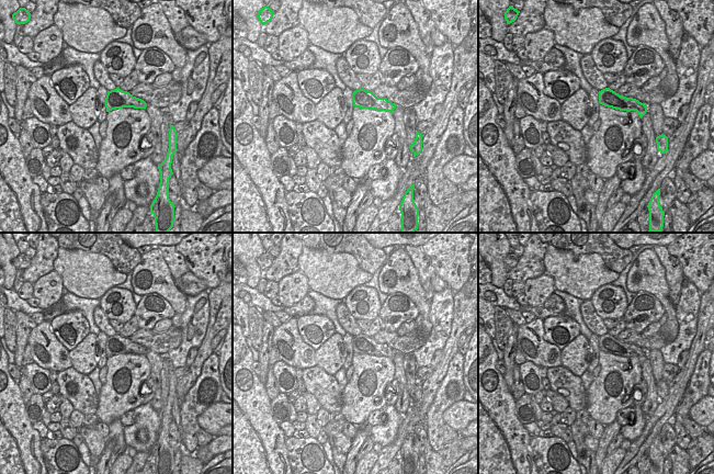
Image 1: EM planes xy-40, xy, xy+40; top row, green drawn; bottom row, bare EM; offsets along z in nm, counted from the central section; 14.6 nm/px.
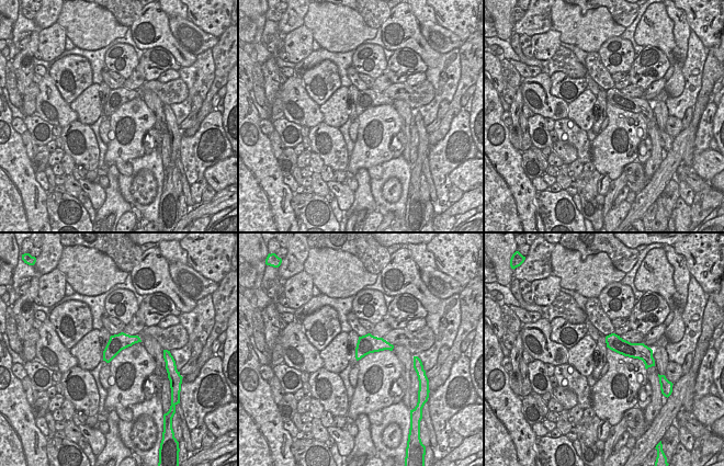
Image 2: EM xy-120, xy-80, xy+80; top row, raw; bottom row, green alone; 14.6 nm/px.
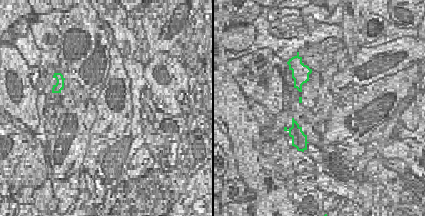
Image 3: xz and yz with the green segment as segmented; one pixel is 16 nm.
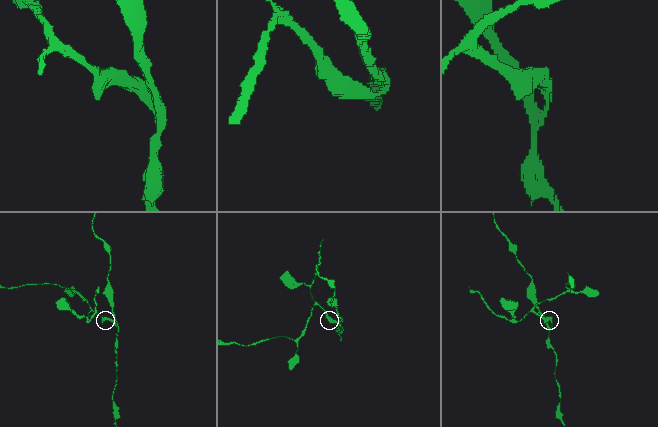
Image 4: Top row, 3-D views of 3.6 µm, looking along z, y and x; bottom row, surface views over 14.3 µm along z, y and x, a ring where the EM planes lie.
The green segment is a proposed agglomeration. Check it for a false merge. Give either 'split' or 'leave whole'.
split

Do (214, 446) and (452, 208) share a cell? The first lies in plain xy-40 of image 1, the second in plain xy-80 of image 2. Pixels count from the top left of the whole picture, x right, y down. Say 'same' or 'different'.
same

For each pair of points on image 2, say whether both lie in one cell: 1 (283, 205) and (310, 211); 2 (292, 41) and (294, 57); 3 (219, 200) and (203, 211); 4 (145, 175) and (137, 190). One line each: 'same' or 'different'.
1: different
2: same
3: same
4: same

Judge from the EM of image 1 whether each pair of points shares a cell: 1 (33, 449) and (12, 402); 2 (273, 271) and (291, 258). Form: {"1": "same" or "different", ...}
{"1": "same", "2": "same"}

